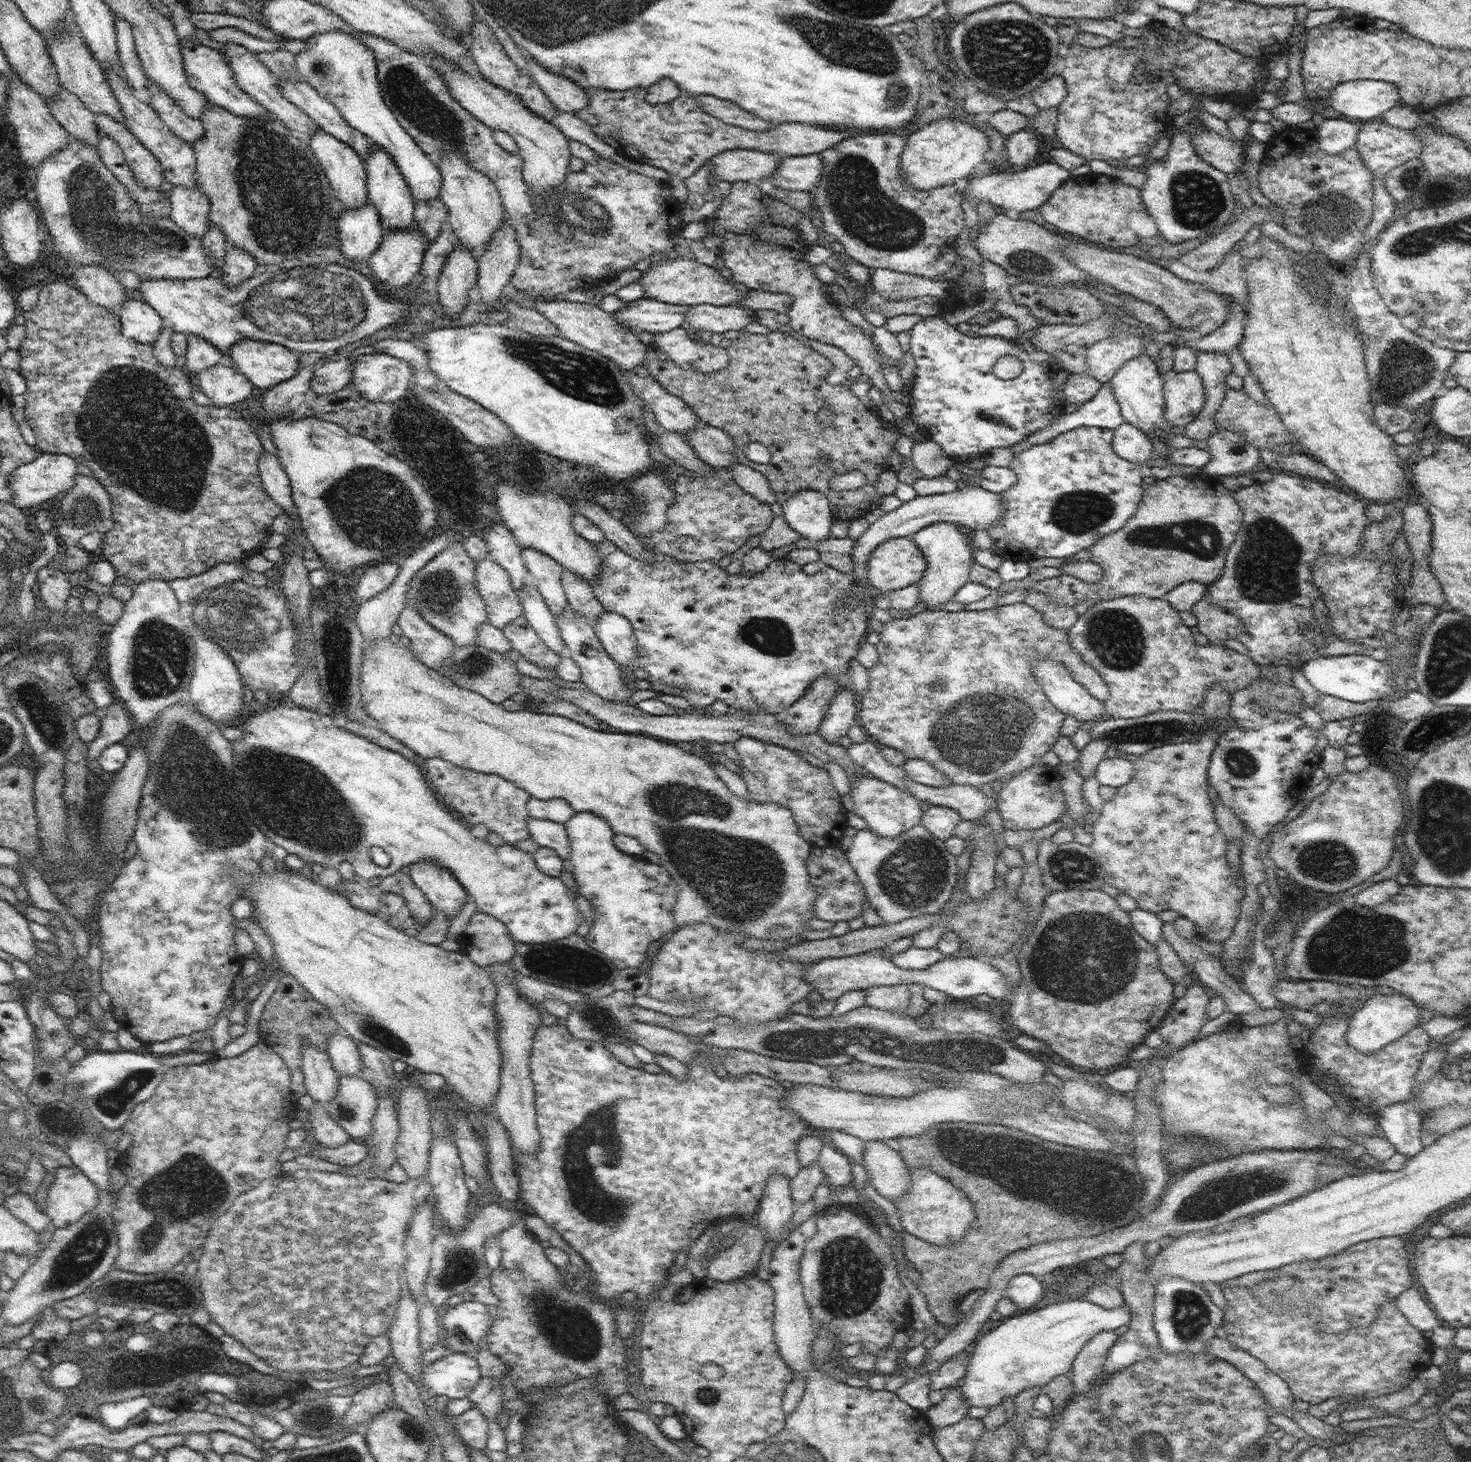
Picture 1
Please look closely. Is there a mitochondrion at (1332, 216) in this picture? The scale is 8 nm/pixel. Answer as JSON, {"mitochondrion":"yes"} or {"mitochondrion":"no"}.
{"mitochondrion":"yes"}

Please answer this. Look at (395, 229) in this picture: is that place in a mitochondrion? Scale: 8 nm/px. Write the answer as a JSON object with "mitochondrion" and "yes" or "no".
{"mitochondrion":"no"}

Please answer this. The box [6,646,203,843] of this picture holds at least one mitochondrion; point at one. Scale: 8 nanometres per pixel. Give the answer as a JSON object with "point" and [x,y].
{"point":[42,711]}

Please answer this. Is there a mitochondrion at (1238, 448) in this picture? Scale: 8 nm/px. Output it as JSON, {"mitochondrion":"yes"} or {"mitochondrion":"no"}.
{"mitochondrion":"yes"}

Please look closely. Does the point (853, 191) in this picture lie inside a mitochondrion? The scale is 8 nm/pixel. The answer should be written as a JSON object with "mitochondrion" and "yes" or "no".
{"mitochondrion":"yes"}

